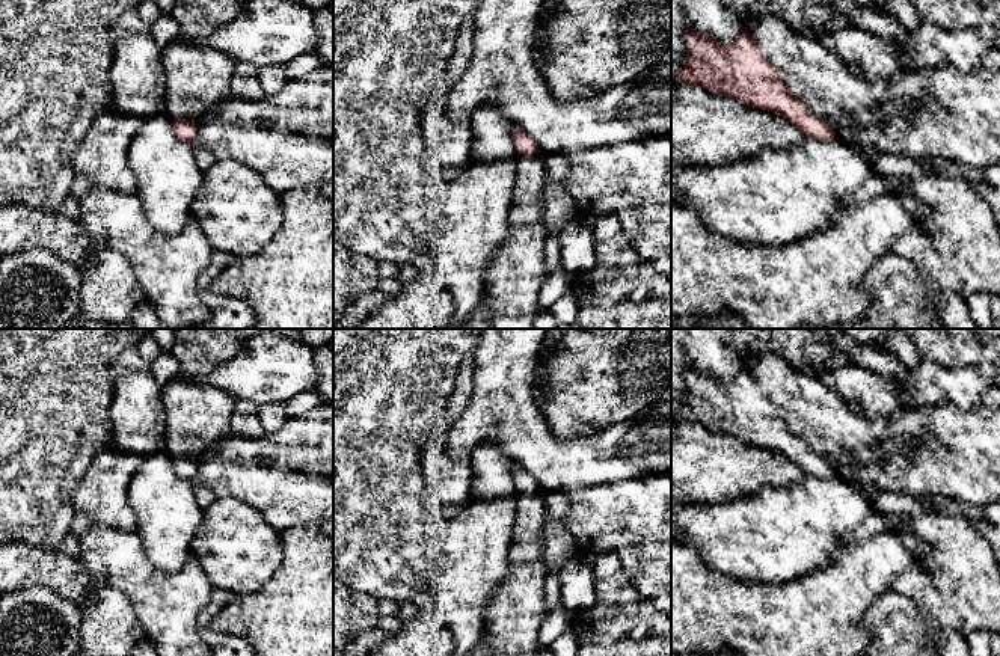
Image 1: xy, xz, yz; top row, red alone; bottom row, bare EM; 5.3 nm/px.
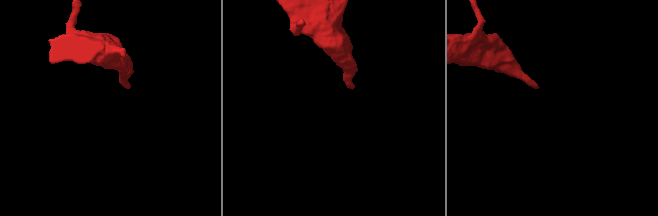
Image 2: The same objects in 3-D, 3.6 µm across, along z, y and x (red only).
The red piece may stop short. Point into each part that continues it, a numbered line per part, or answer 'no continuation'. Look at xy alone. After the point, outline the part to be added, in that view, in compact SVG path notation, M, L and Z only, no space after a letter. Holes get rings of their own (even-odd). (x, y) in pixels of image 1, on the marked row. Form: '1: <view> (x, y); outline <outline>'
1: xy (198, 79); outline M172 42L163 50L166 75L164 112L173 119L187 119L195 124L217 116L220 104L231 97L231 80L237 62L208 47Z

